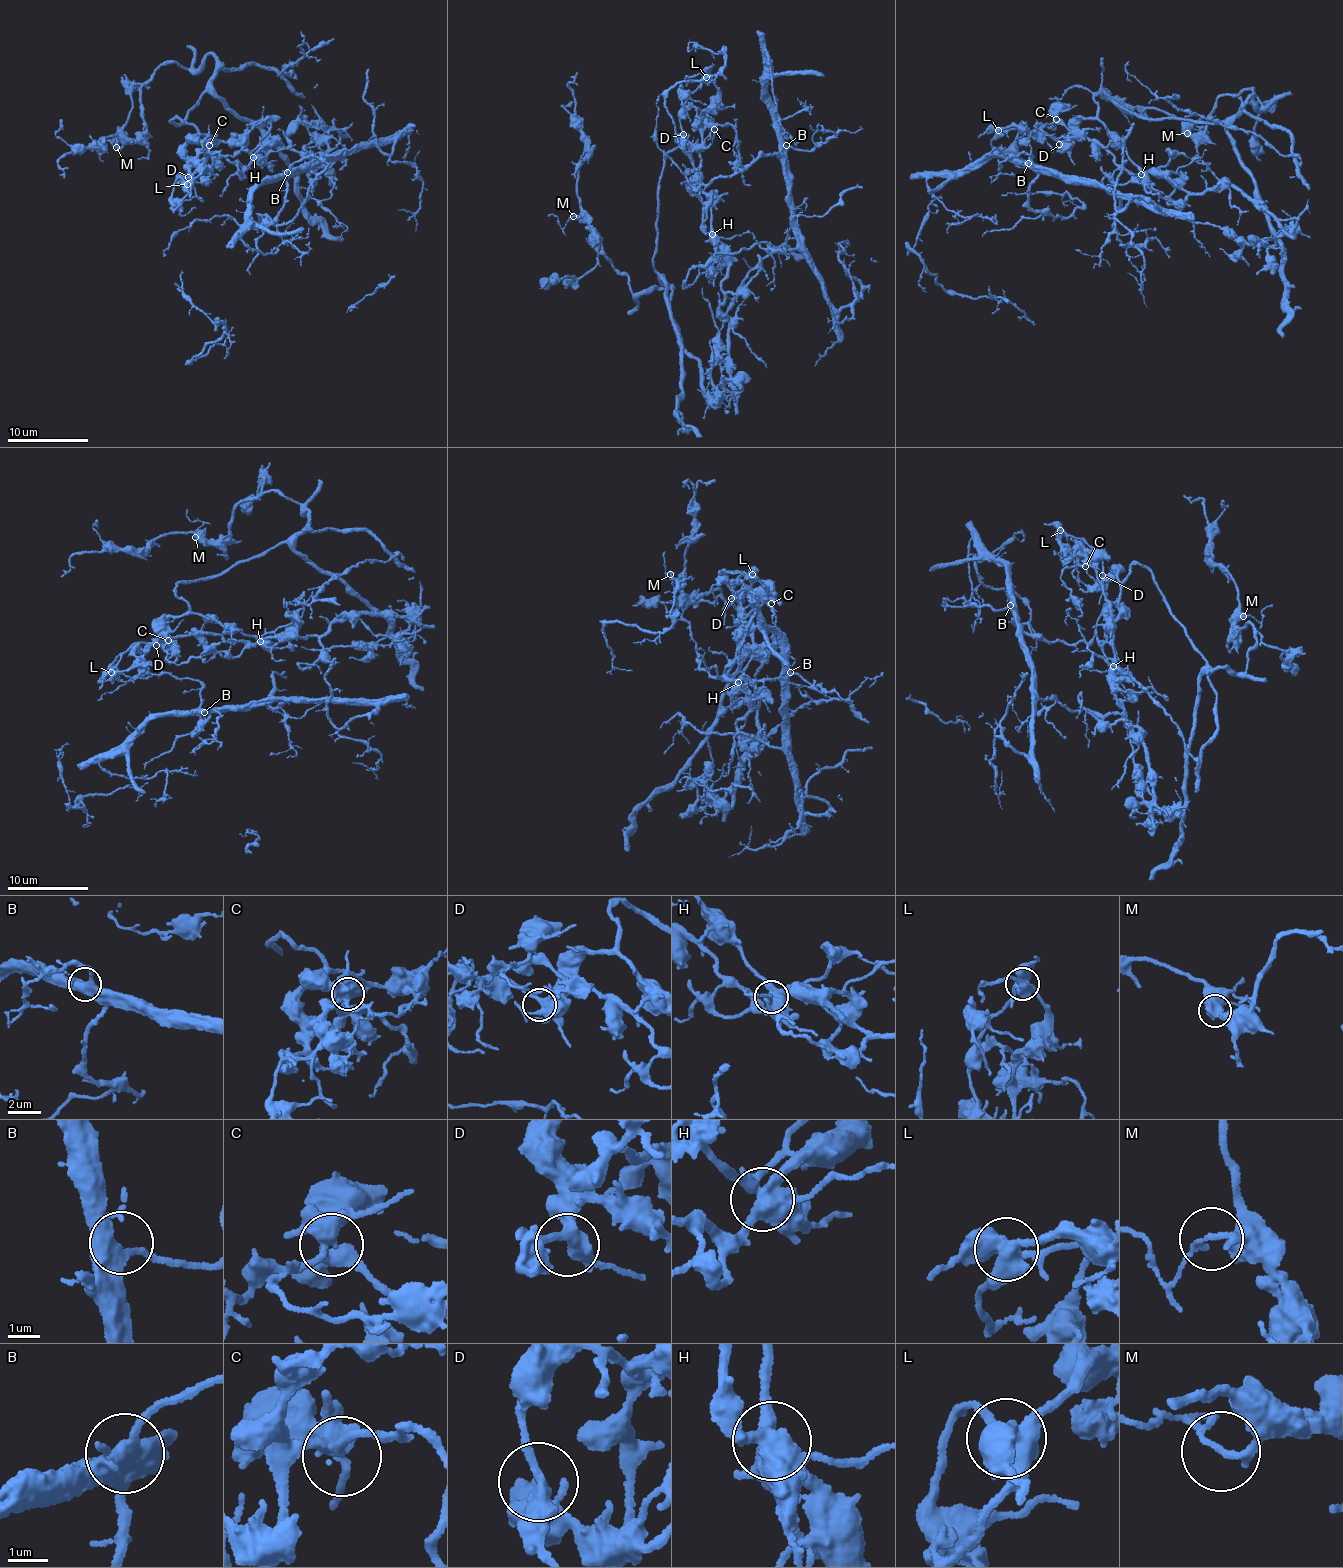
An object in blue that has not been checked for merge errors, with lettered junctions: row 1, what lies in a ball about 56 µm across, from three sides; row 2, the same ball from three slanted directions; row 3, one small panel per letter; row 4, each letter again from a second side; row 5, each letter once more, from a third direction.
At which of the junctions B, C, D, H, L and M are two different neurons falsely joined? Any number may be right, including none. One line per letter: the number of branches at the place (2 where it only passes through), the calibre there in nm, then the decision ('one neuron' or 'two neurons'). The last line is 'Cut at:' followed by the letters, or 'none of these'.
B: 5 | 440 nm | one neuron
C: 5 | 380 nm | one neuron
D: 3 | 360 nm | one neuron
H: 6 | 550 nm | two neurons
L: 4 | 550 nm | two neurons
M: 3 | 140 nm | one neuron
Cut at: H, L

